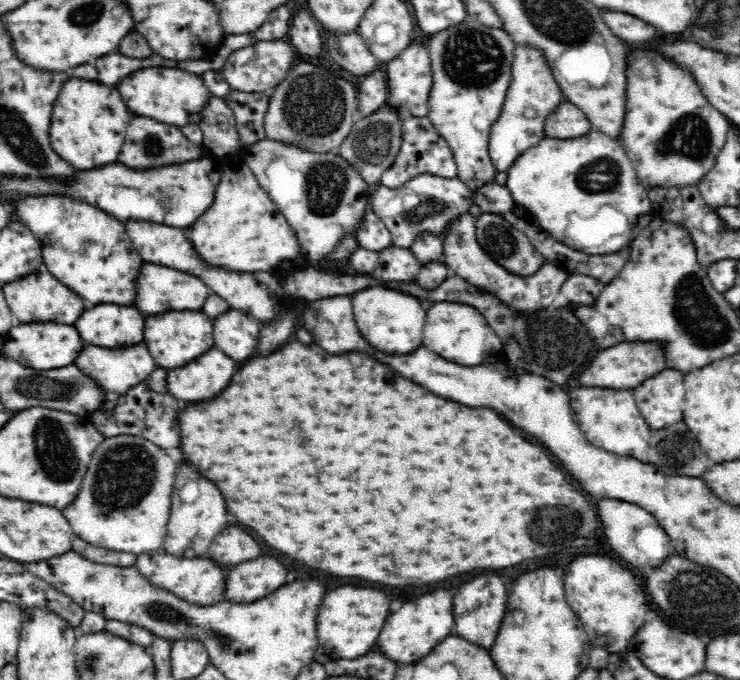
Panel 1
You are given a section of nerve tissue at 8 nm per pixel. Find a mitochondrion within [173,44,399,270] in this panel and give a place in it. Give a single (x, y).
(313, 107)

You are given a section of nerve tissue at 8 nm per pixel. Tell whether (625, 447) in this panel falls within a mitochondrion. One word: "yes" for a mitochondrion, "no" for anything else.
no

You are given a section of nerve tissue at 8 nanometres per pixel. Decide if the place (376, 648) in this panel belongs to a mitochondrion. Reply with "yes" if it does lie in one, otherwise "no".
no

